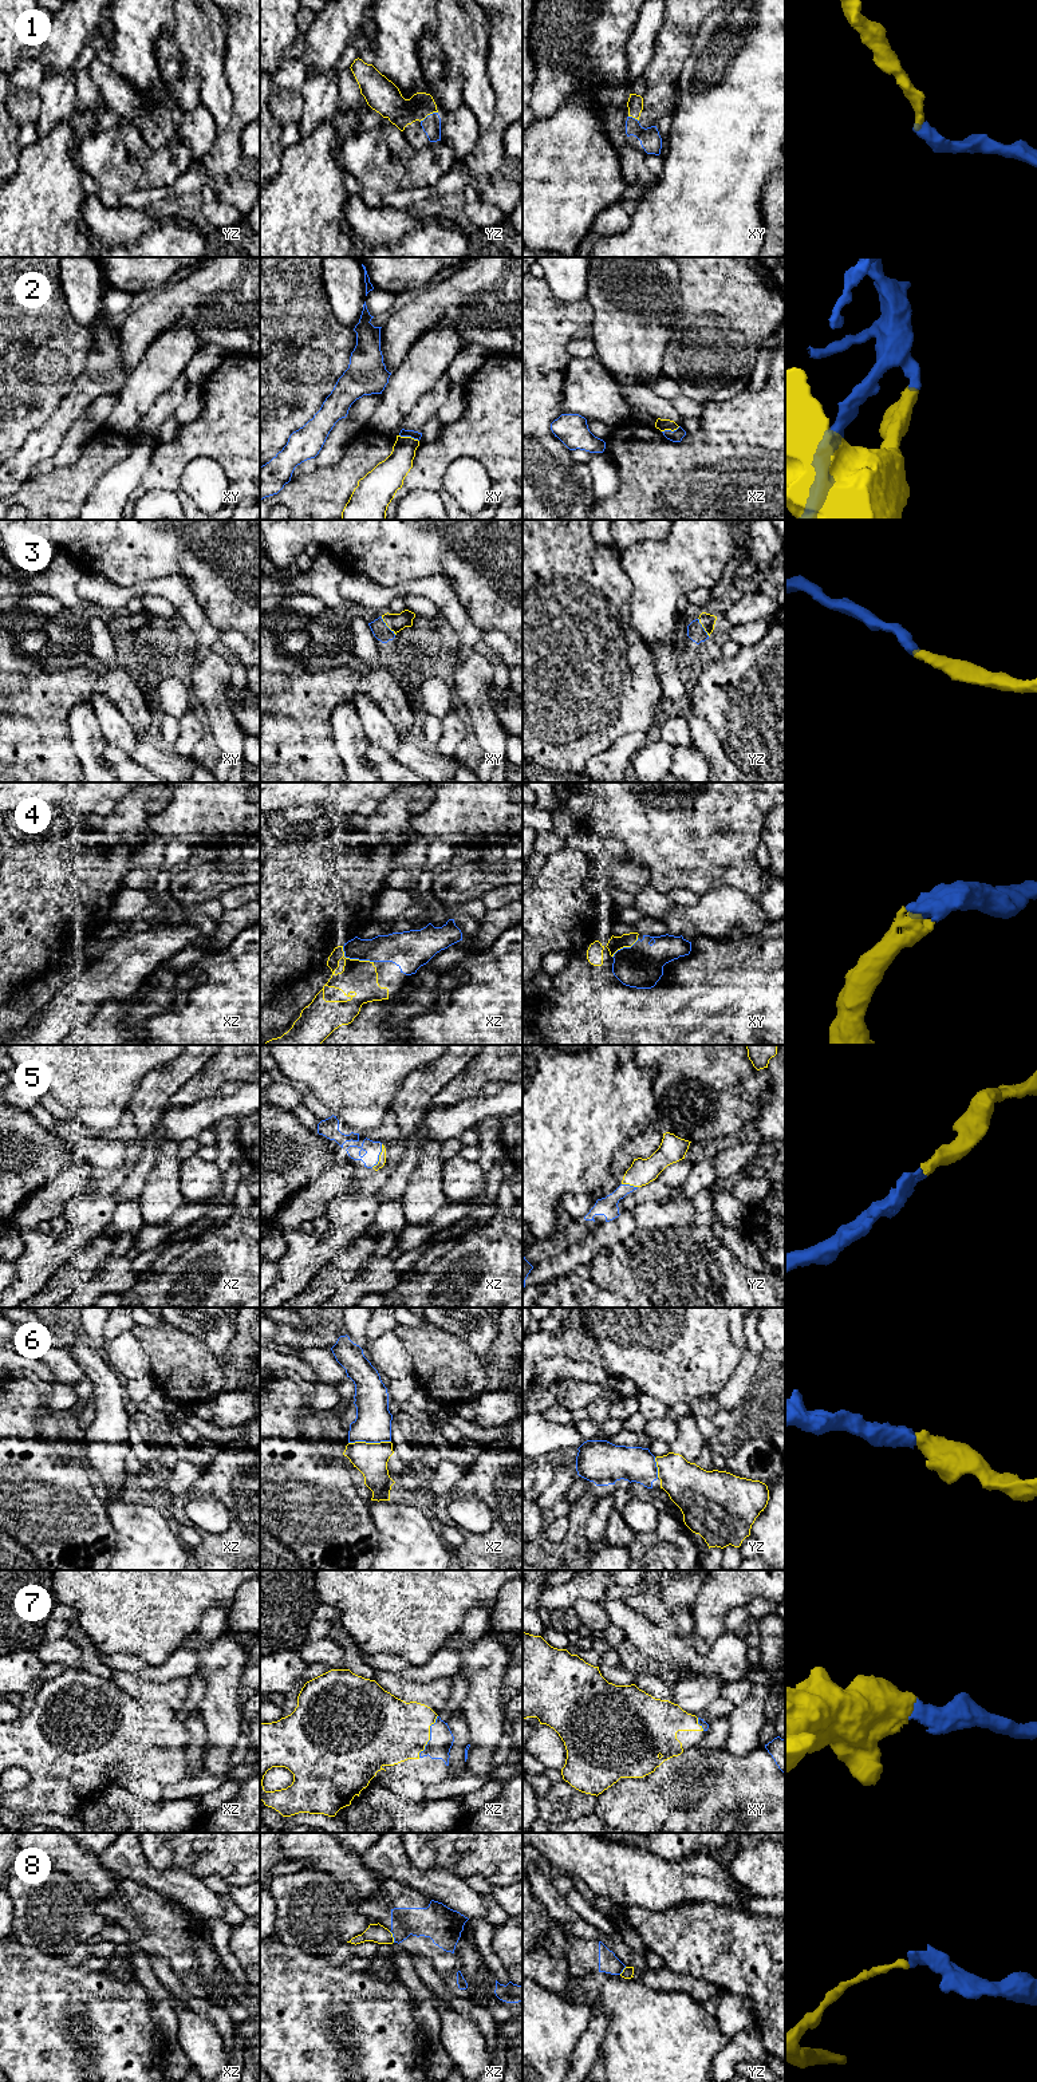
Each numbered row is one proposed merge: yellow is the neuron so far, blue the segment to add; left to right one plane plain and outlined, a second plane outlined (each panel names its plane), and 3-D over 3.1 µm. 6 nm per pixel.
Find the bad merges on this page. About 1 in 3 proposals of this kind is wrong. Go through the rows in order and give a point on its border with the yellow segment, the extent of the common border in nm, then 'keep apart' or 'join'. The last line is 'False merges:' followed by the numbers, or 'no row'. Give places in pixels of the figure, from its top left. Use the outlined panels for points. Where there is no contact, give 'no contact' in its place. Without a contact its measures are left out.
1: contact yz (428, 114); length 130 nm; join
2: contact xy (409, 437); length 130 nm; keep apart
3: contact xy (387, 626); length 140 nm; join
4: contact xz (354, 959); length 220 nm; join
5: contact xz (379, 1156); length 160 nm; join
6: contact xz (369, 1443); length 260 nm; join
7: contact xz (429, 1737); length 280 nm; join
8: contact xz (391, 1936); length 80 nm; keep apart
False merges: 2, 8

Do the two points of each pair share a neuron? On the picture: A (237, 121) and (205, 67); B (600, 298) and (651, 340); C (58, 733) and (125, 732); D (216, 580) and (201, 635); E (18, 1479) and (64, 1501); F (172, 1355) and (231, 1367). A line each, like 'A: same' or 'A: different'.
A: different
B: same
C: different
D: different
E: same
F: same

